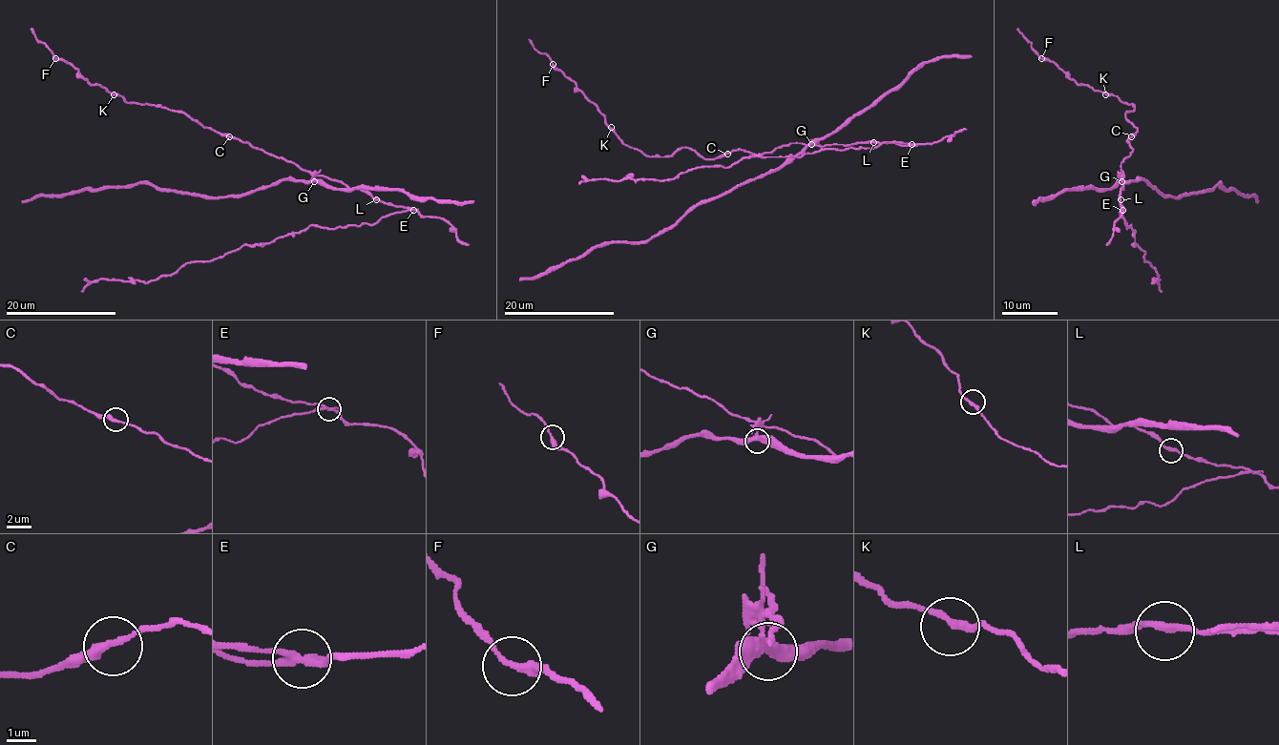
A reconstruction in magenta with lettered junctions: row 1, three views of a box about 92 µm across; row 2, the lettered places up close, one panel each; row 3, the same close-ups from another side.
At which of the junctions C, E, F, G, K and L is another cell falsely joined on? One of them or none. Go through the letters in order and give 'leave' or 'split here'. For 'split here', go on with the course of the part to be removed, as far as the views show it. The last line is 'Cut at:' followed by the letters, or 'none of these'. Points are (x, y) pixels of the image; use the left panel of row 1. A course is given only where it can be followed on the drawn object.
C: leave
E: split here; foreign part runs (413, 209), (389, 214), (371, 224), (308, 226), (211, 260), (182, 264), (146, 282), (99, 279), (83, 292)
F: leave
G: leave
K: leave
L: leave
Cut at: E

